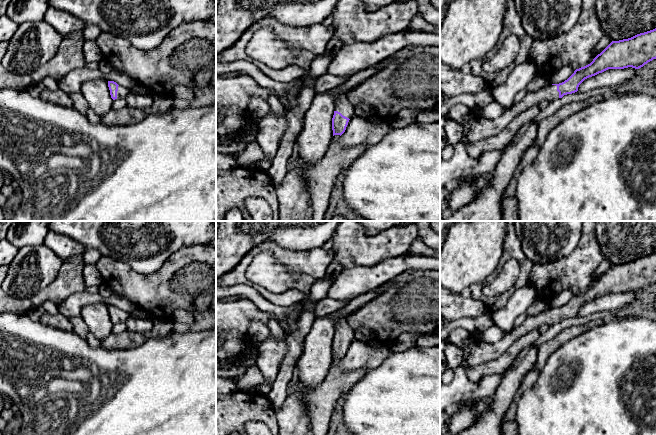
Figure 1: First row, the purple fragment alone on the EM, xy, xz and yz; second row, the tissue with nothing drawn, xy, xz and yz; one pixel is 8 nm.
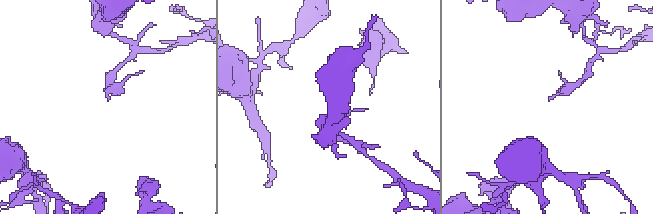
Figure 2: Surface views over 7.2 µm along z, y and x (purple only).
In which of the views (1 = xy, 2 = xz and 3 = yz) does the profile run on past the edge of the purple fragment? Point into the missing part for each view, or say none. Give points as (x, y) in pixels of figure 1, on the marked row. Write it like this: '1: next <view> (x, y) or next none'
1: next xy (122, 93)
2: next xz (342, 105)
3: next yz (477, 128)

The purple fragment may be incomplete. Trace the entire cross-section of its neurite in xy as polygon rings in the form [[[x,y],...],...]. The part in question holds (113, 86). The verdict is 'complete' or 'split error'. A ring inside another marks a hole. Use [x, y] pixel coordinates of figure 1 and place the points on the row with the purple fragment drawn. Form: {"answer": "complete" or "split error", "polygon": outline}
{"answer": "split error", "polygon": [[[108,81],[108,87],[110,90],[110,95],[113,100],[115,99],[126,99],[129,94],[129,89],[118,85],[114,81]]]}

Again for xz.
{"answer": "split error", "polygon": [[[351,89],[339,95],[335,101],[335,111],[332,118],[332,130],[334,135],[342,135],[350,118],[354,115],[354,106],[348,101],[348,93]]]}

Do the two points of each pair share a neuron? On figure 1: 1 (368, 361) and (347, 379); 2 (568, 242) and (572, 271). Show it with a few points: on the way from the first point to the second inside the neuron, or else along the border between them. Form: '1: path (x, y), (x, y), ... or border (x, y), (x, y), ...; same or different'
1: border (338, 361), (338, 367), (344, 372), (368, 368); different
2: border (581, 233), (578, 245), (569, 255), (548, 262); different

